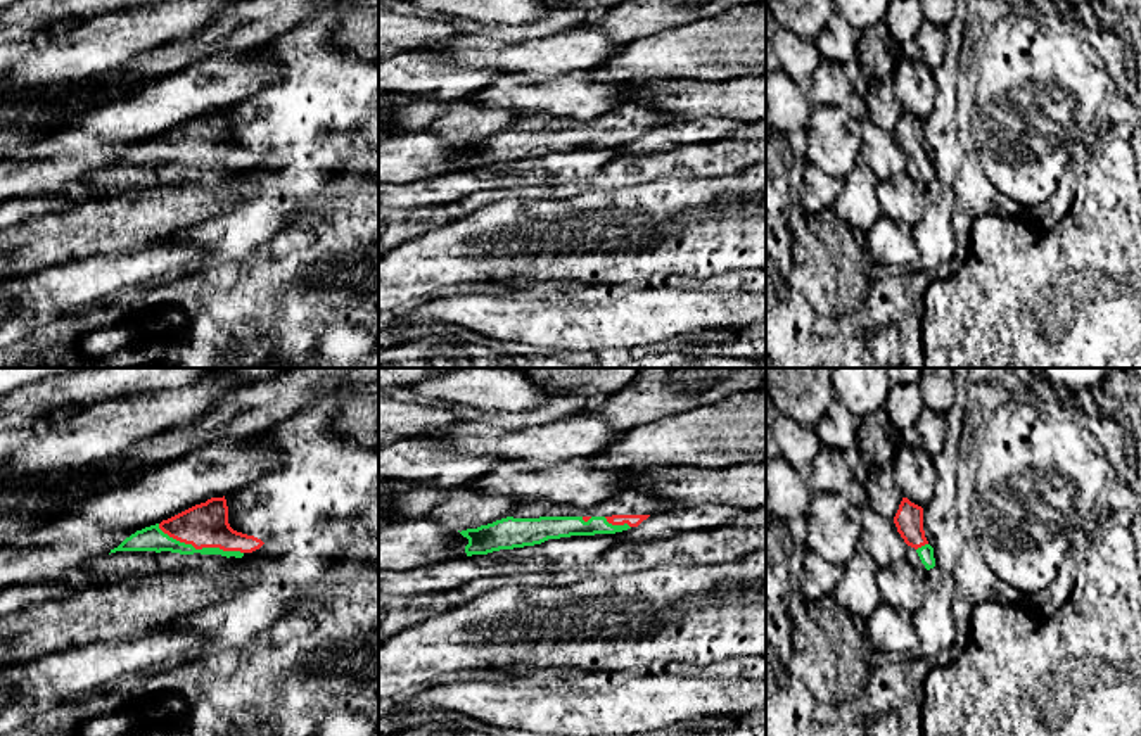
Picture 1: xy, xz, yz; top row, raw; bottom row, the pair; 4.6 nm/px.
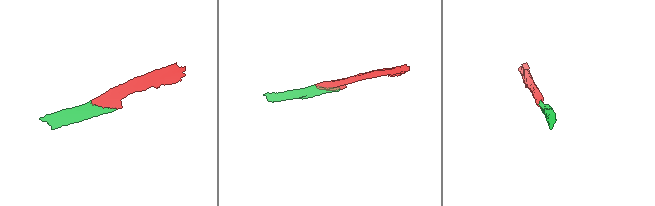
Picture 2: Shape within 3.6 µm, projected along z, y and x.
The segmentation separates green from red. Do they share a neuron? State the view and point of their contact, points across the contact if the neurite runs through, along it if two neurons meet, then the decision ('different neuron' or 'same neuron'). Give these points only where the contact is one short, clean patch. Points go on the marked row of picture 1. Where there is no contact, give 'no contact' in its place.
xy (199, 550) | across xy (151, 538), (175, 538), (199, 550), (199, 531), (203, 526) | same neuron

